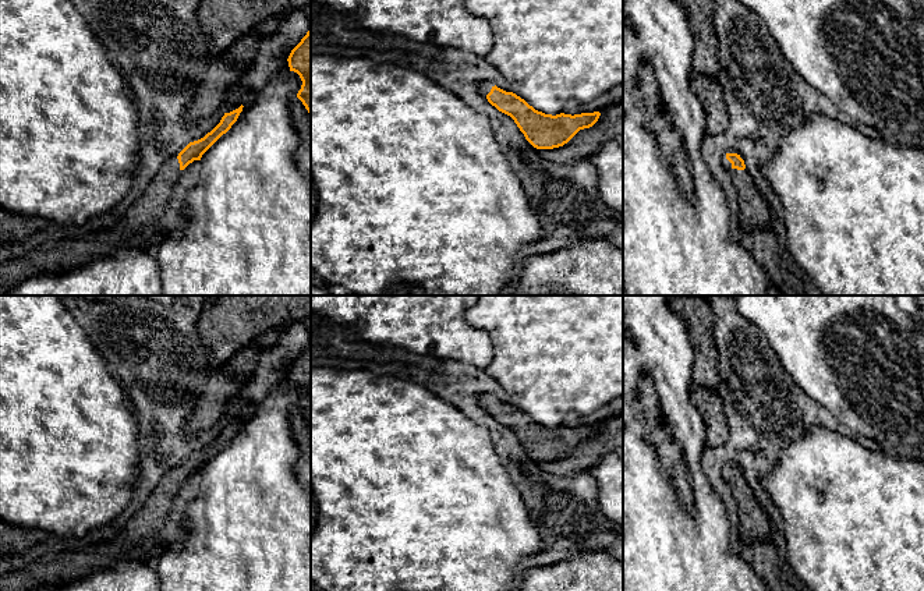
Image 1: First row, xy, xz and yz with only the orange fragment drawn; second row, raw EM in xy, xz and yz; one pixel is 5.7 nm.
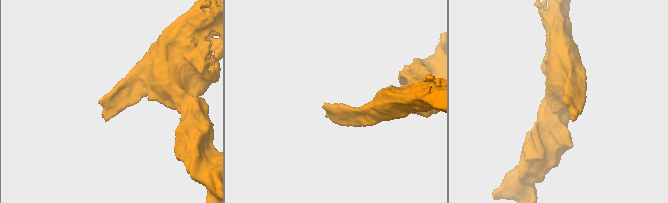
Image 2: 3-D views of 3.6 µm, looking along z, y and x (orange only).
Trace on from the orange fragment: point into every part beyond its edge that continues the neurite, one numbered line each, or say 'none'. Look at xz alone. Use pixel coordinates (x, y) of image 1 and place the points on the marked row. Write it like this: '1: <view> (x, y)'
1: xz (484, 88)

